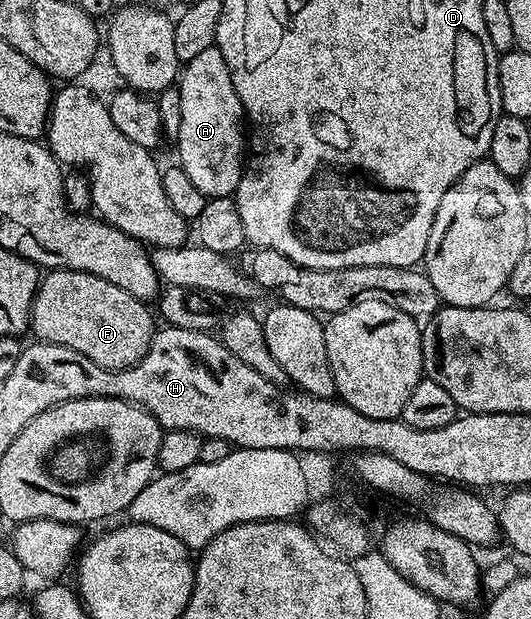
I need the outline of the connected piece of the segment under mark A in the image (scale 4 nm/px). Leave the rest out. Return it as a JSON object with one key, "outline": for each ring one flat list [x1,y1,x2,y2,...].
{"outline":[[219,47,204,50,197,58,186,61,177,77,177,87,181,94,178,167,189,174,189,182,203,196,234,197,245,167,245,117]]}

